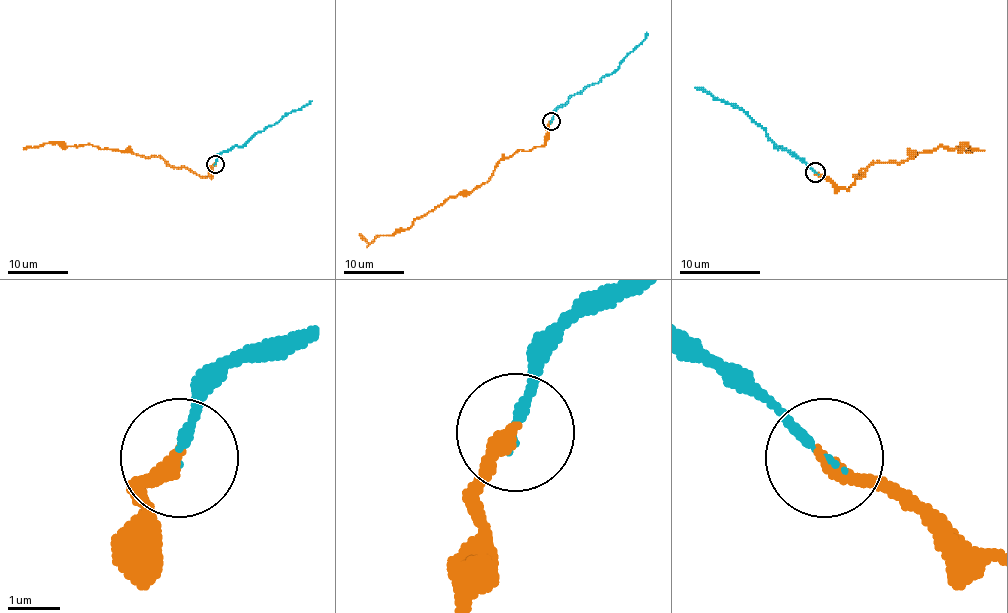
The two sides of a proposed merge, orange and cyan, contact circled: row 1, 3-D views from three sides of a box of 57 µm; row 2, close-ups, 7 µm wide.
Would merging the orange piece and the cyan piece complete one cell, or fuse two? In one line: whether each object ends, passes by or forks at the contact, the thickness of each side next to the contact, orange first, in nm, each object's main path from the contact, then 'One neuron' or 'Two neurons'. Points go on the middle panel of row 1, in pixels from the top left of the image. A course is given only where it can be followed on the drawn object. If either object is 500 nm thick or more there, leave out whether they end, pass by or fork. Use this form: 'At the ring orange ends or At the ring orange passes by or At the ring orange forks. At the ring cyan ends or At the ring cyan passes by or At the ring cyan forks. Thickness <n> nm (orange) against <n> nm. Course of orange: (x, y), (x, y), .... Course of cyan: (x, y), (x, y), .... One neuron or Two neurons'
At the ring orange ends. At the ring cyan ends. Thickness 300 nm (orange) against 170 nm. Course of orange: (552, 121), (543, 145), (505, 157), (485, 182), (449, 196), (409, 227), (370, 243), (359, 233). Course of cyan: (552, 121), (559, 107), (571, 97), (618, 68), (645, 38), (646, 32). Two neurons

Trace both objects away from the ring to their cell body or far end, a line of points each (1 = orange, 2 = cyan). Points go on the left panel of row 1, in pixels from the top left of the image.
1: (216, 164), (207, 176), (199, 176), (183, 167), (169, 165), (157, 156), (82, 144), (43, 143), (23, 149)
2: (216, 164), (223, 152), (243, 146), (310, 101)

